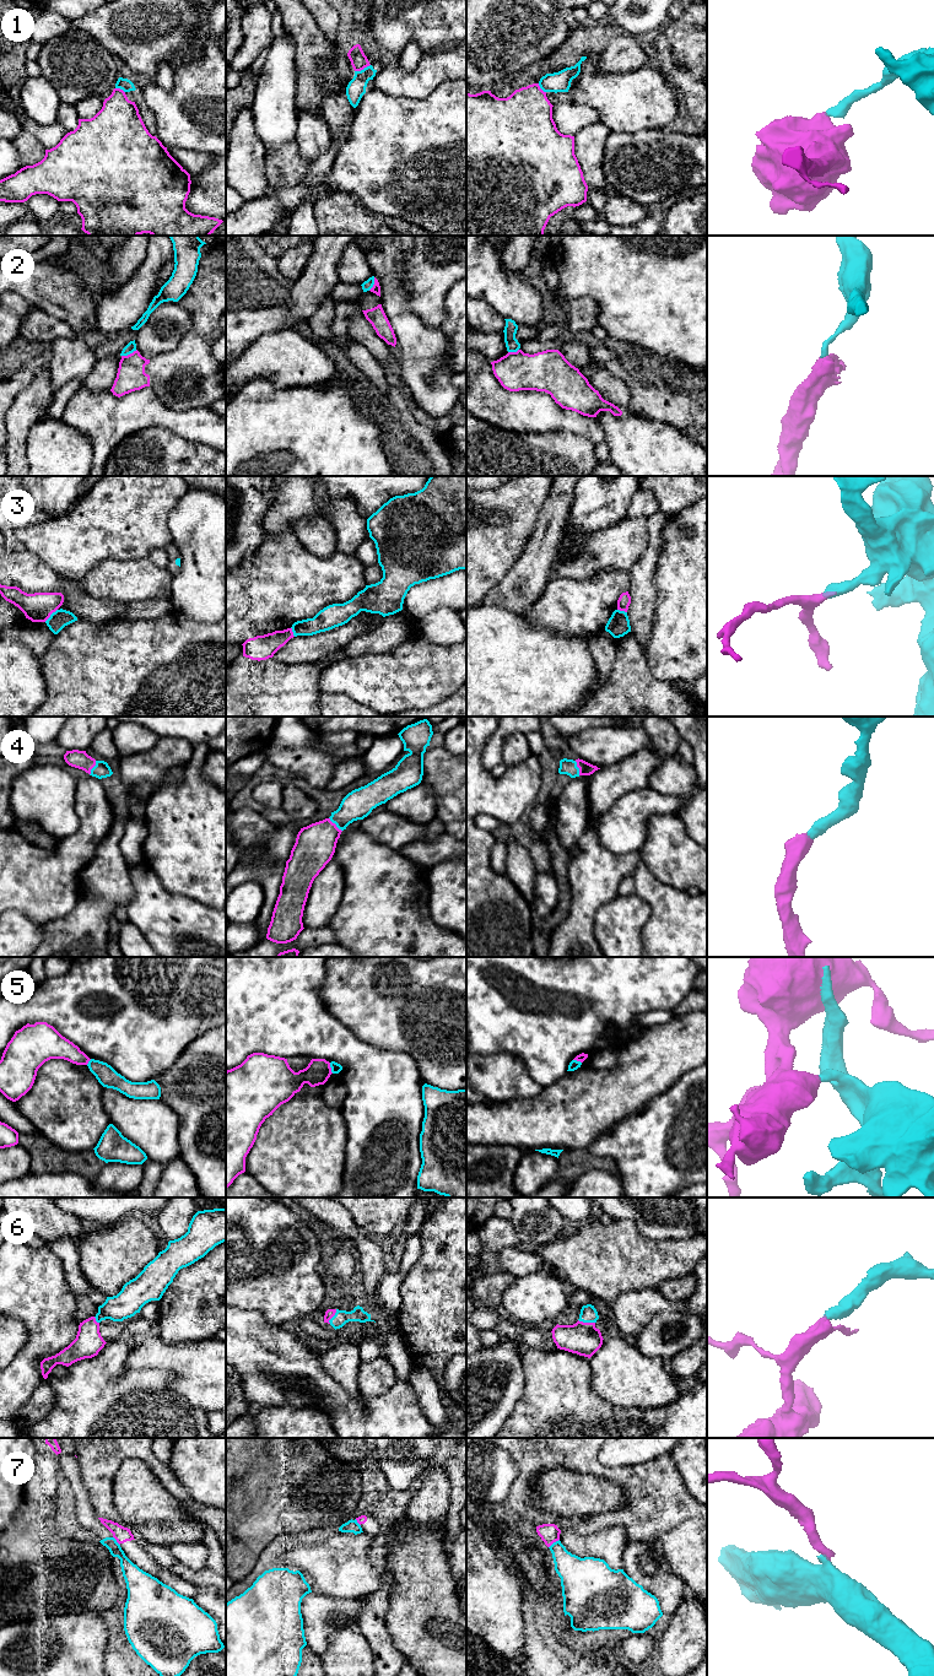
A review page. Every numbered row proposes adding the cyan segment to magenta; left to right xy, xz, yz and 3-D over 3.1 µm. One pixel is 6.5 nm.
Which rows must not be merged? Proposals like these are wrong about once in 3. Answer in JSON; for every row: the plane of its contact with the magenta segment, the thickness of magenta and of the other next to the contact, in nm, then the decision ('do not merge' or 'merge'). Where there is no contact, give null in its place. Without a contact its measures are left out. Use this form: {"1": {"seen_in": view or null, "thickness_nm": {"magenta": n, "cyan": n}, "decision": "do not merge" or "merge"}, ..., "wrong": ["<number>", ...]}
{"1": {"seen_in": "xz", "thickness_nm": {"magenta": 110, "cyan": 120}, "decision": "do not merge"}, "2": {"seen_in": "xy", "thickness_nm": {"magenta": 190, "cyan": 70}, "decision": "do not merge"}, "3": {"seen_in": "xy", "thickness_nm": {"magenta": 190, "cyan": 120}, "decision": "do not merge"}, "4": {"seen_in": "xz", "thickness_nm": {"magenta": 260, "cyan": 190}, "decision": "merge"}, "5": {"seen_in": "xz", "thickness_nm": {"magenta": 160, "cyan": 70}, "decision": "do not merge"}, "6": {"seen_in": "yz", "thickness_nm": {"magenta": 220, "cyan": 110}, "decision": "merge"}, "7": {"seen_in": "yz", "thickness_nm": {"magenta": 130, "cyan": 200}, "decision": "do not merge"}, "wrong": ["1", "2", "3", "5", "7"]}

